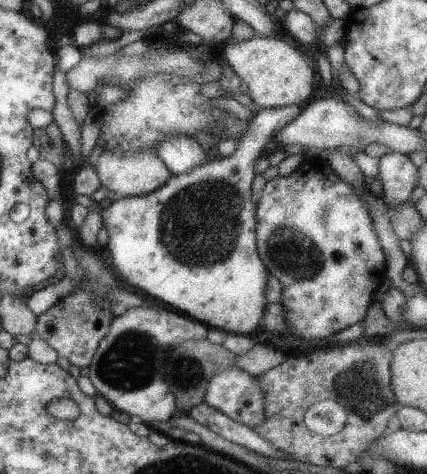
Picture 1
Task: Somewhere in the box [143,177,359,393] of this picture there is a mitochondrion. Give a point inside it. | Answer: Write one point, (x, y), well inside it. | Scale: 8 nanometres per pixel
(285, 248)

